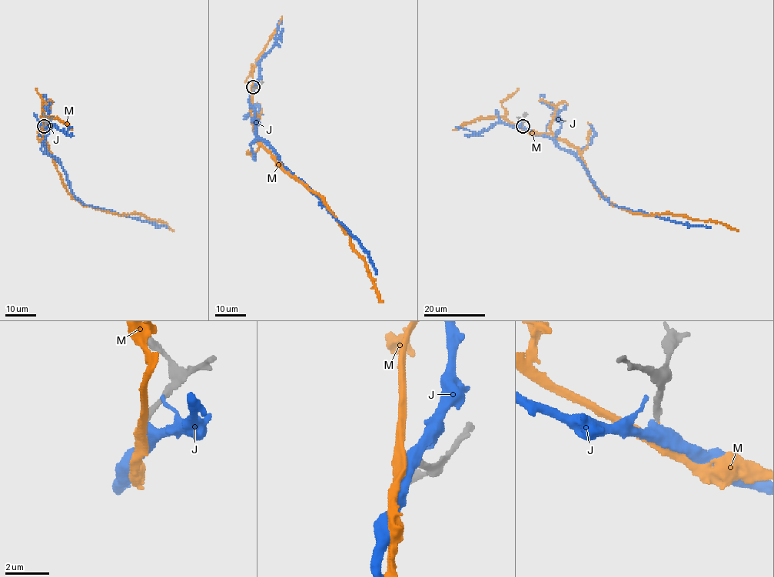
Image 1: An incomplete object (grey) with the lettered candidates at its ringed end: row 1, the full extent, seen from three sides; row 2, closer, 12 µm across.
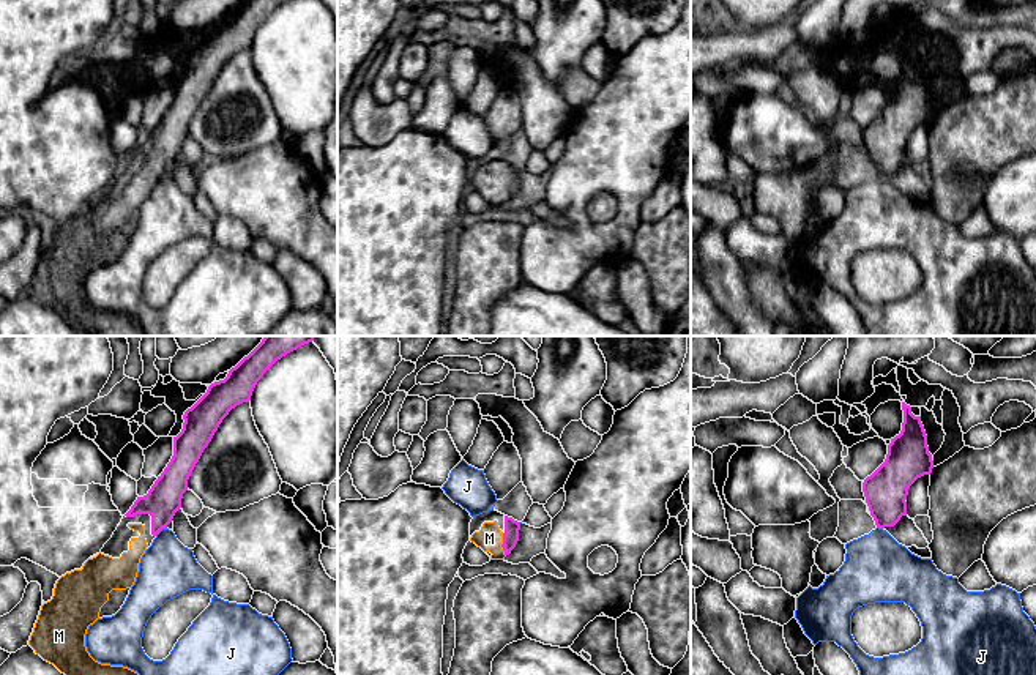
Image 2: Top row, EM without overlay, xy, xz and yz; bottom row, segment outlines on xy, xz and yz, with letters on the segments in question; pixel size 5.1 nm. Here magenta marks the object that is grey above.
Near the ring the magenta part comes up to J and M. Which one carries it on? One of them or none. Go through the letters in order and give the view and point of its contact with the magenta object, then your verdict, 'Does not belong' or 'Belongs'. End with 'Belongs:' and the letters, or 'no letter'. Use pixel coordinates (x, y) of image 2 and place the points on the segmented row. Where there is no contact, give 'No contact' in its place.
J: Touches magenta at xy (160, 530). Does not belong
M: Touches magenta at xz (502, 544). Belongs
Belongs: M

